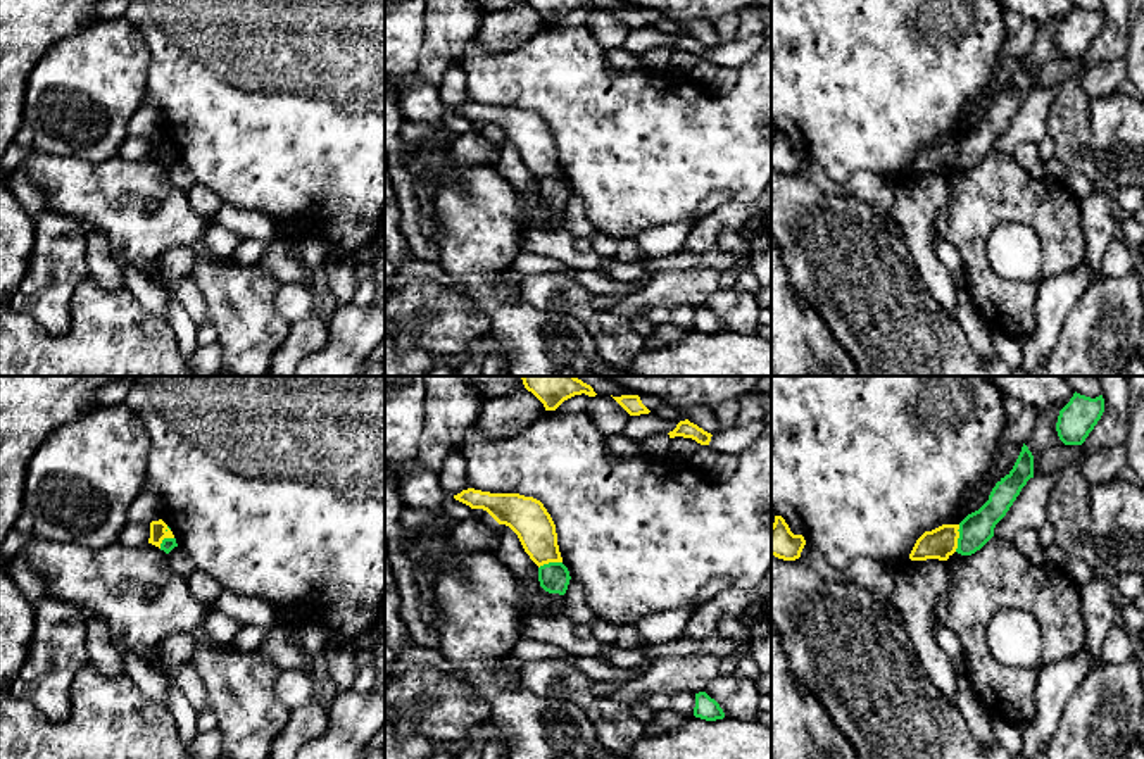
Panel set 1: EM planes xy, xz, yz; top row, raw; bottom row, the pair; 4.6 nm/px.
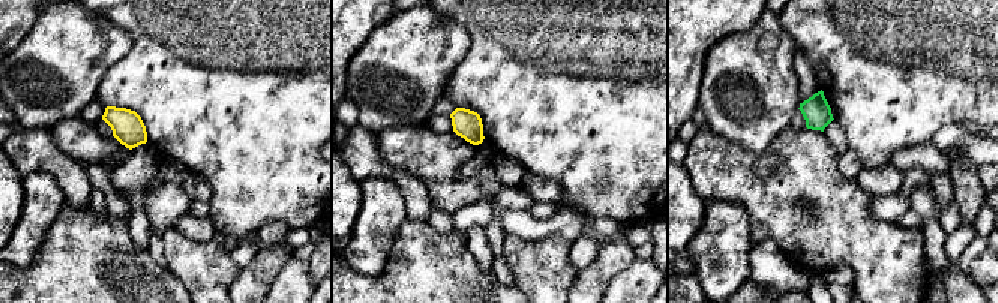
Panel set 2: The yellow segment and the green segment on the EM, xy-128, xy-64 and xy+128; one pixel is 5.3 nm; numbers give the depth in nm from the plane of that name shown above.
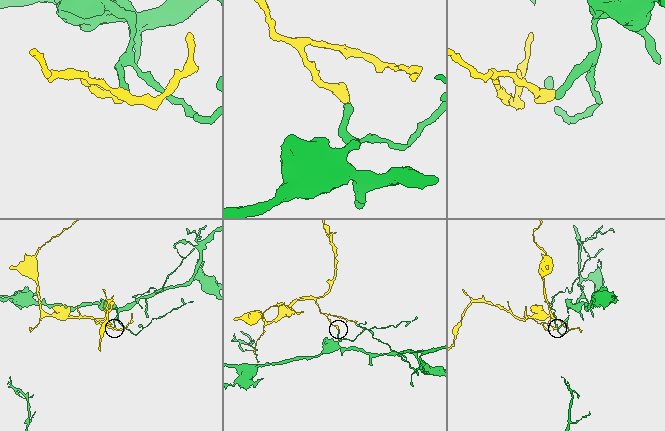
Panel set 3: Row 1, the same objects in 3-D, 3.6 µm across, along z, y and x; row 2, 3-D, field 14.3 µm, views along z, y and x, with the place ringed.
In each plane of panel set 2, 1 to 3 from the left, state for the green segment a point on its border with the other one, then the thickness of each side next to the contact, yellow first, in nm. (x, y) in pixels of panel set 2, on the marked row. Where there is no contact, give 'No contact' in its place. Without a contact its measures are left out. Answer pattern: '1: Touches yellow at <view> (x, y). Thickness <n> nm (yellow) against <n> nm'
1: No contact
2: No contact
3: No contact

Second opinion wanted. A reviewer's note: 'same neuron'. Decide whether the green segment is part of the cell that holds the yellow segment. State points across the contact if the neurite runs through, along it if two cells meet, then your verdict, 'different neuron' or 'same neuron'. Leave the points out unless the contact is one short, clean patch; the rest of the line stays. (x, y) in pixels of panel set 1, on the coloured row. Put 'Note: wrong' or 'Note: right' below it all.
along yz (960, 525), (955, 551) | different neuron
Note: wrong

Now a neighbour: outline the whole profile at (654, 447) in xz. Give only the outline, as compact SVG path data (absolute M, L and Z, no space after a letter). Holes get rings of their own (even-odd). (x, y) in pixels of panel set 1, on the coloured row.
M668 433L649 436L640 442L640 445L642 445L640 454L649 459L668 459L669 442L671 442L671 438Z

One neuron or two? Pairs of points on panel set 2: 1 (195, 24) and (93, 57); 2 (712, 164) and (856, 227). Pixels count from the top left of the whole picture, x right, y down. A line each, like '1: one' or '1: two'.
1: two
2: one

